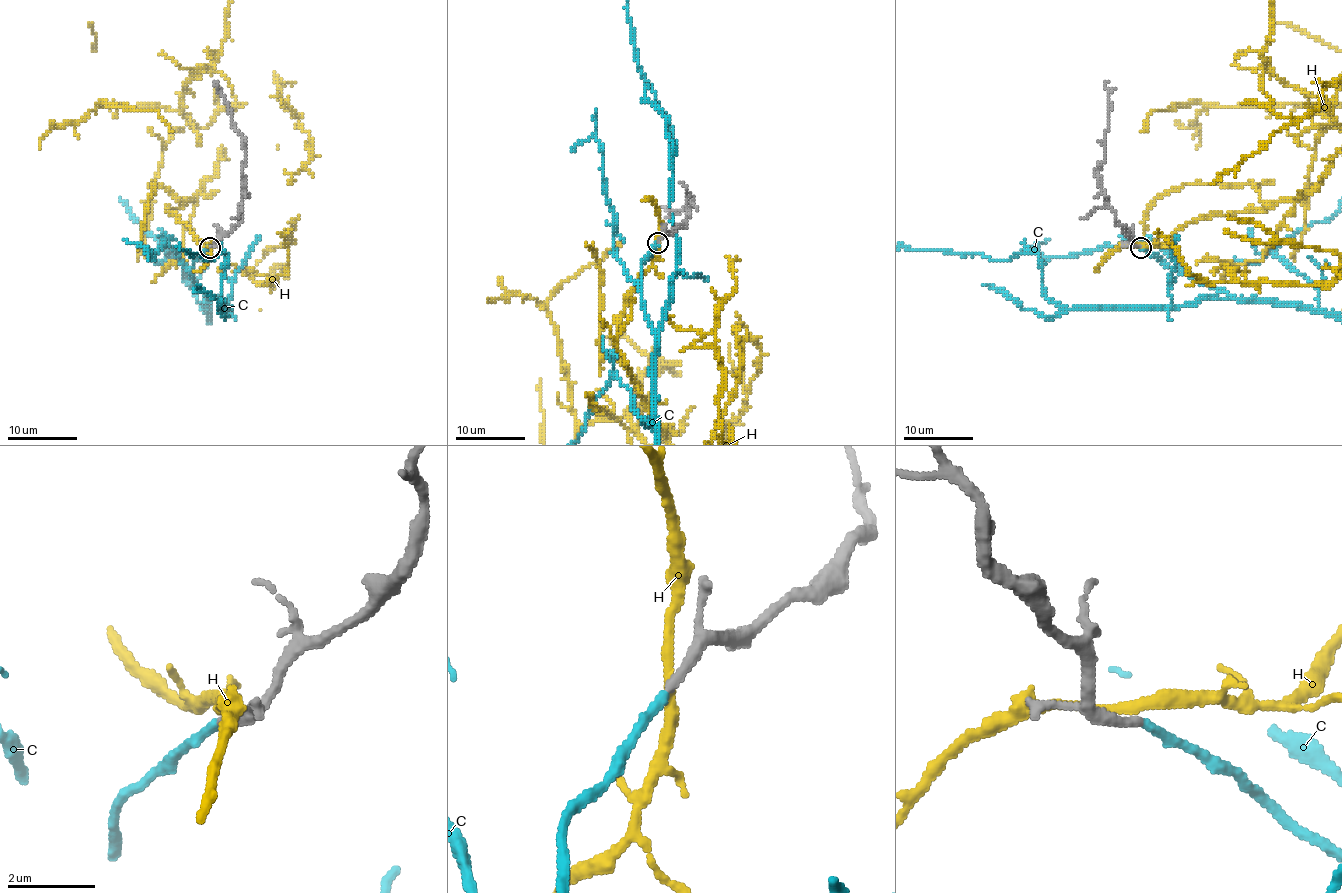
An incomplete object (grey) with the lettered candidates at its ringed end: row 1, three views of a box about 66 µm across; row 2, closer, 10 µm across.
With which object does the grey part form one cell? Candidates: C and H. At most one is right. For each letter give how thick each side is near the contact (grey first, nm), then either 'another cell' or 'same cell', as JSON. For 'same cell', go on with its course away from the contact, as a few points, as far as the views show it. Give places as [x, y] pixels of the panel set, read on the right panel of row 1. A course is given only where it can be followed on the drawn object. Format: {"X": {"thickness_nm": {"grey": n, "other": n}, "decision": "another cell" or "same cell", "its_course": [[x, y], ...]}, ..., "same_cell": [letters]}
{"C": {"thickness_nm": {"grey": 240, "other": 200}, "decision": "same cell"}, "H": {"thickness_nm": {"grey": 280, "other": 260}, "decision": "another cell"}, "same_cell": ["C"]}

